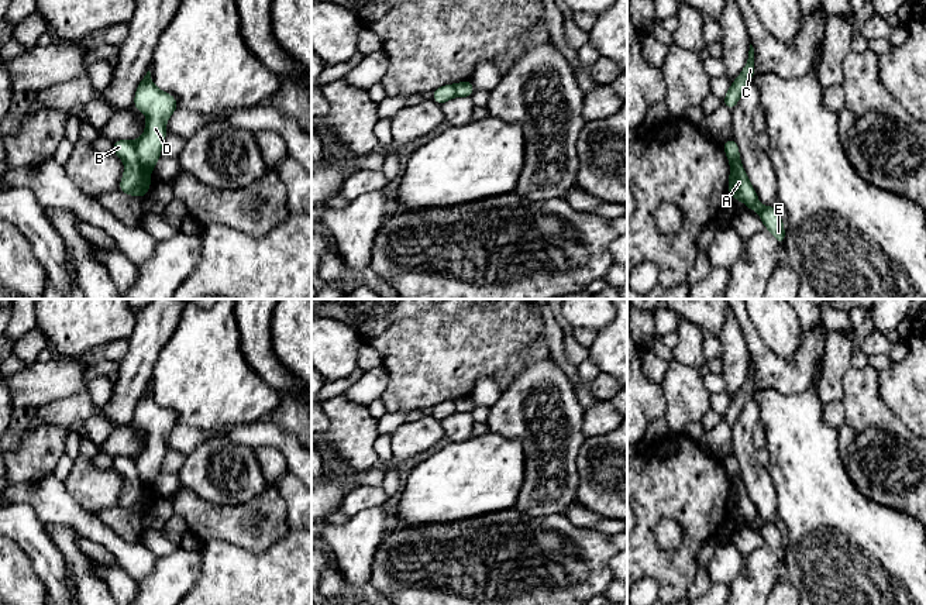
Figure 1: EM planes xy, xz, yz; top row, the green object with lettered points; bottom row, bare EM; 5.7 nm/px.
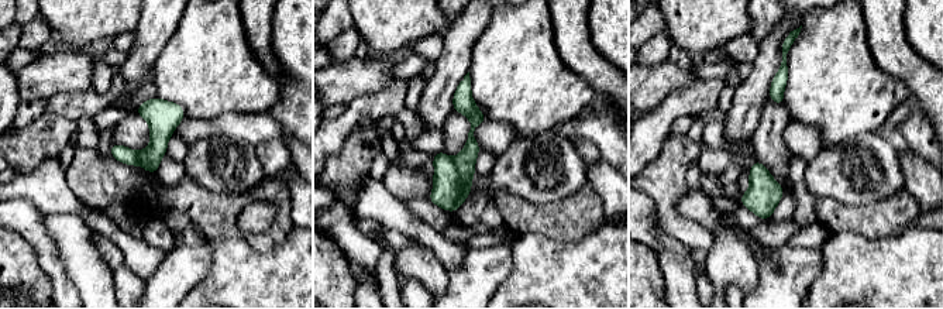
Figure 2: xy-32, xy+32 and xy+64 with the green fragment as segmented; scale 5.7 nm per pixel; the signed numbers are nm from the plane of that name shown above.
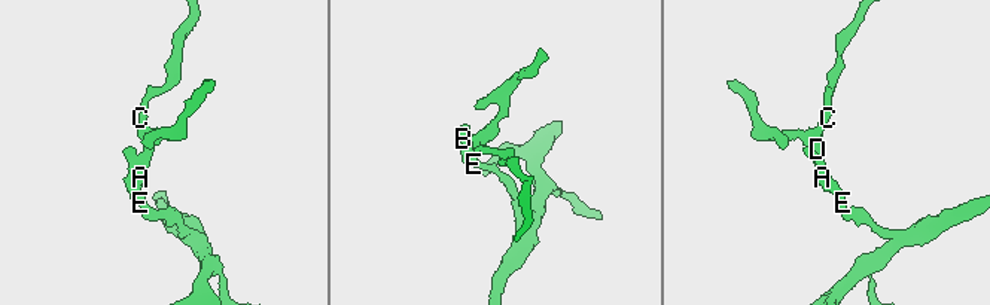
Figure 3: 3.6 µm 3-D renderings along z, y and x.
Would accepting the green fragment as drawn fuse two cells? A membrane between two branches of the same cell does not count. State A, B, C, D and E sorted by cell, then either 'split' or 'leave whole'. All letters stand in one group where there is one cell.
A B E / C D; split

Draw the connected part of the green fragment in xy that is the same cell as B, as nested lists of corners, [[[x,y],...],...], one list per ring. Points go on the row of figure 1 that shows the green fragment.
[[[116,140],[113,152],[125,165],[118,190],[130,196],[144,197],[151,186],[151,175],[142,168],[134,141]]]

